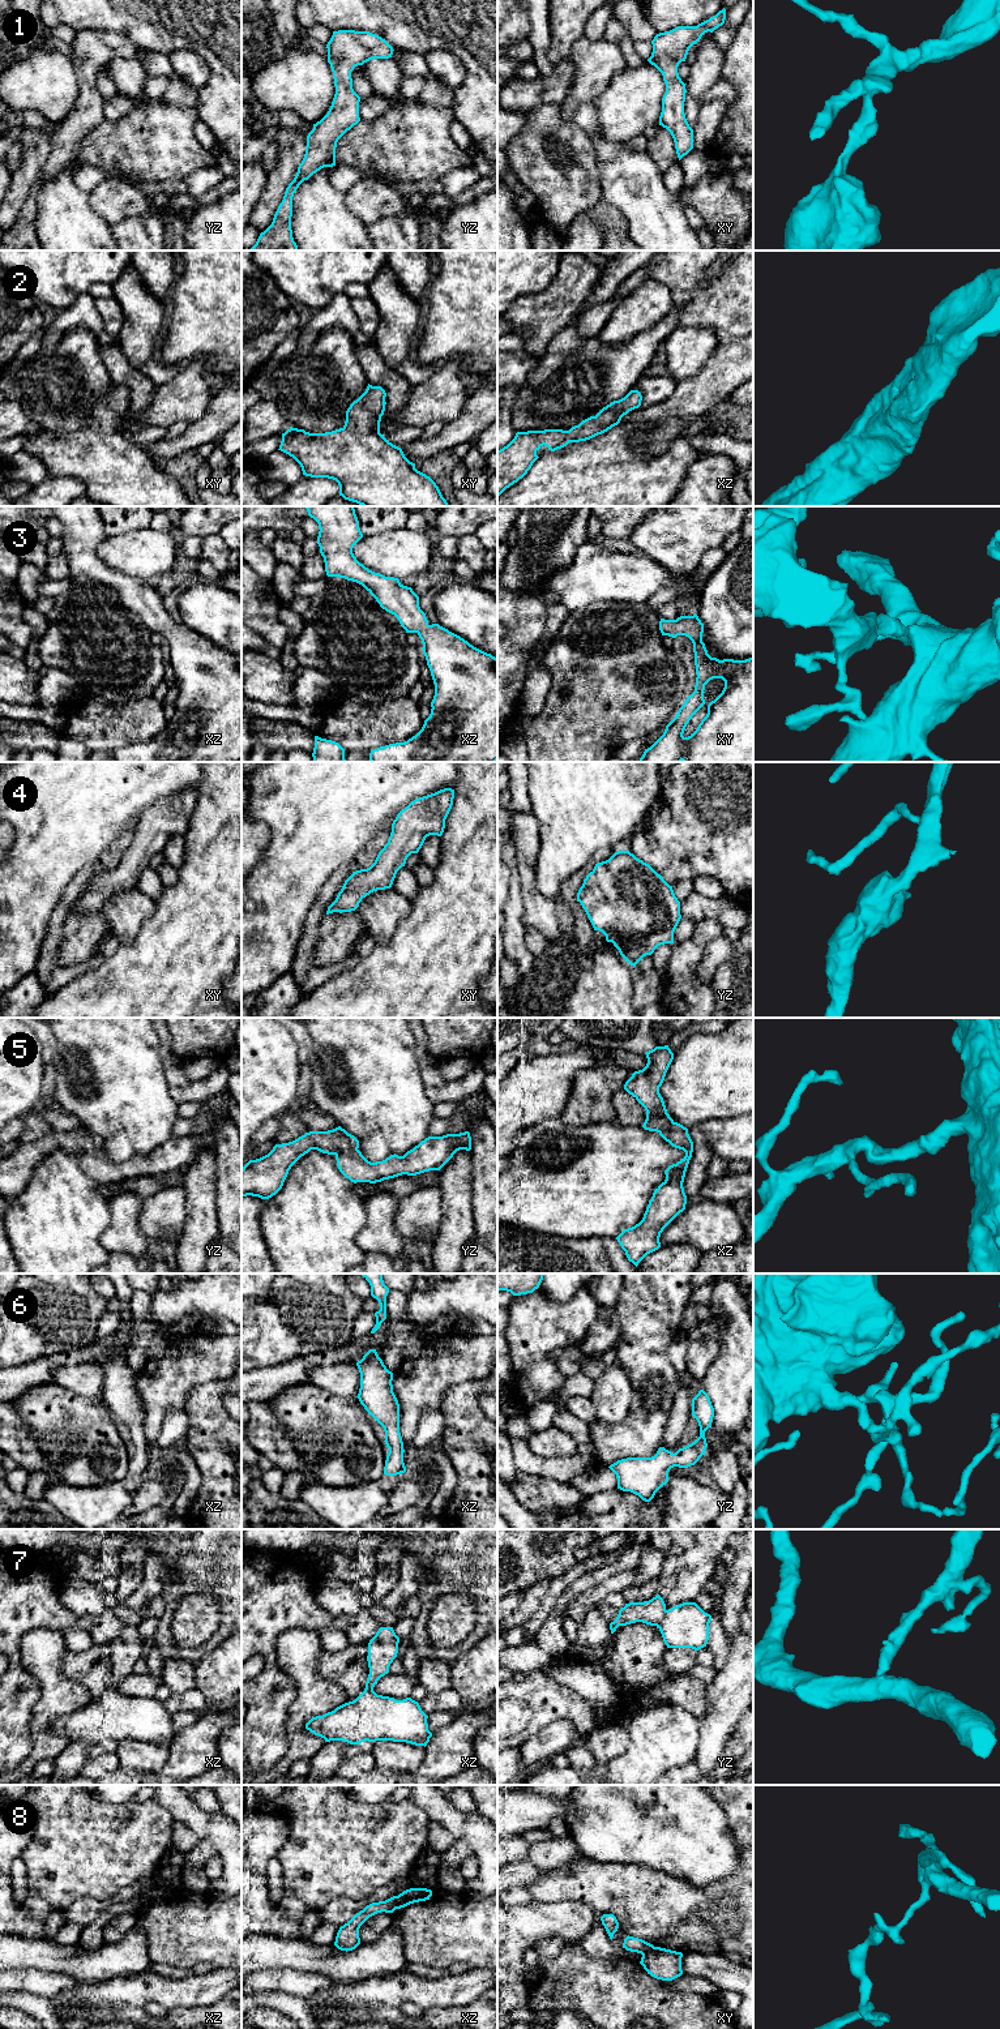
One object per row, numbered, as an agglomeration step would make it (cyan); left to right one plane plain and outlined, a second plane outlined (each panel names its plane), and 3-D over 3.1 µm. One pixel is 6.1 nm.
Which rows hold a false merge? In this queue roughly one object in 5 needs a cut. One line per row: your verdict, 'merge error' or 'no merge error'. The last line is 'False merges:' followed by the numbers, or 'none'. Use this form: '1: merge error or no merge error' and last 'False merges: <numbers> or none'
1: no merge error
2: no merge error
3: no merge error
4: no merge error
5: no merge error
6: no merge error
7: no merge error
8: merge error
False merges: 8

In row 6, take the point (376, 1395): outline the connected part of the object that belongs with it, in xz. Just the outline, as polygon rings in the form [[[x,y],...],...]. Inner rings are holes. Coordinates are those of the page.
[[[369,1349],[356,1362],[360,1373],[358,1399],[385,1431],[389,1448],[384,1474],[397,1476],[406,1472],[403,1463],[403,1442],[399,1433],[399,1404],[393,1392],[393,1373],[386,1369],[376,1349]]]

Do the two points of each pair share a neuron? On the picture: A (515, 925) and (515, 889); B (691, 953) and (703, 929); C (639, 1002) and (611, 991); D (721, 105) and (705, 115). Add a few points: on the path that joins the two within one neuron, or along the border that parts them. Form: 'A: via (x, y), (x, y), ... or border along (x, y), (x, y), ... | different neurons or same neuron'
A: via (515, 916), (515, 898) | same neuron
B: via (693, 947), (703, 934) | same neuron
C: border along (636, 971), (632, 1004) | different neurons
D: via (717, 107), (709, 115) | same neuron

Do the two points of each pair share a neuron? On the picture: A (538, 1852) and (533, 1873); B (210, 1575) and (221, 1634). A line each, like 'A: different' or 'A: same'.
A: different
B: same

